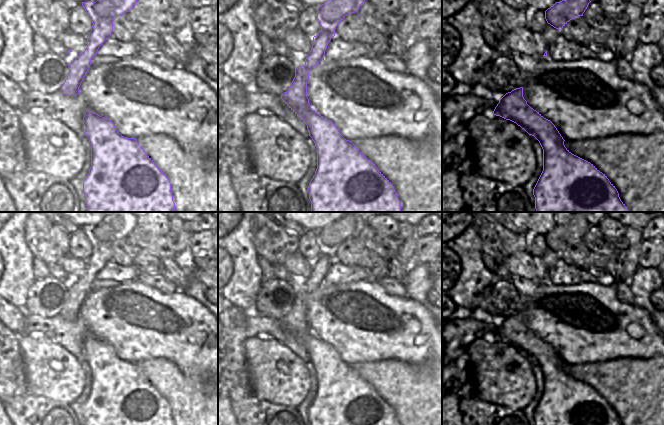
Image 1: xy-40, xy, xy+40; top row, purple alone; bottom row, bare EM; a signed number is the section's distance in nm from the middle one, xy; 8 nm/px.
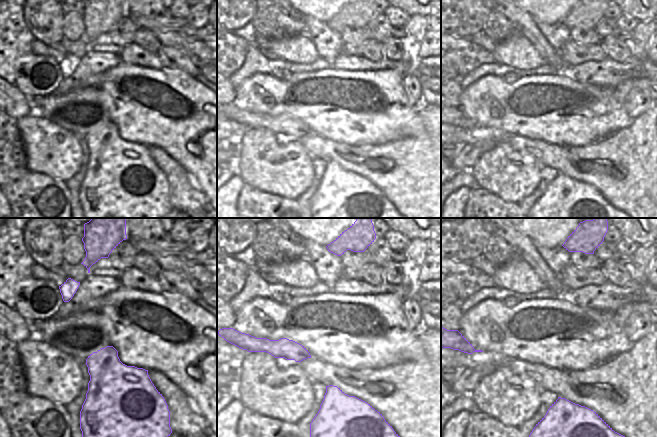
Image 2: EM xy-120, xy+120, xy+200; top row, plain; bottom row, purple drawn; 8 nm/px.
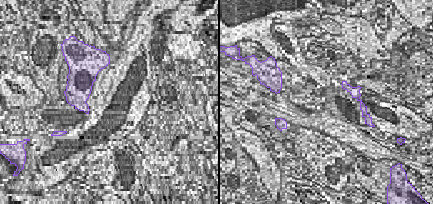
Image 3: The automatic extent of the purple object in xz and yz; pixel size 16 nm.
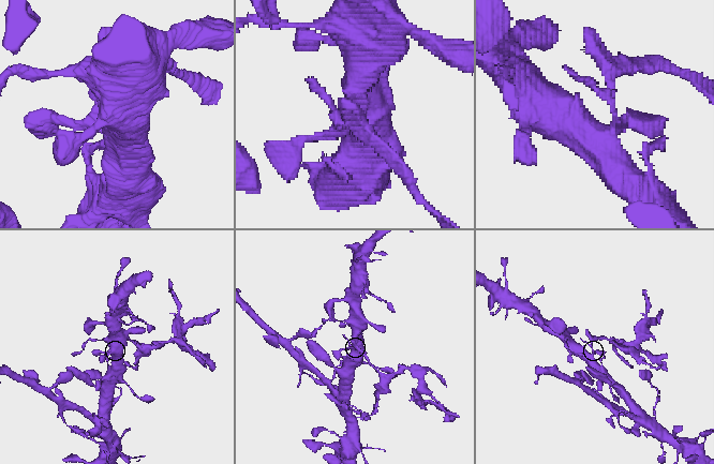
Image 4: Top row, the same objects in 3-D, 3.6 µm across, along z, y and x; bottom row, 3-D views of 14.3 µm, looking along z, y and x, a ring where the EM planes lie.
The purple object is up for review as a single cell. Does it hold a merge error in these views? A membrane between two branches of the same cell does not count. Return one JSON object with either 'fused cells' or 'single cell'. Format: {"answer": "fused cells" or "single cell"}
{"answer": "fused cells"}

